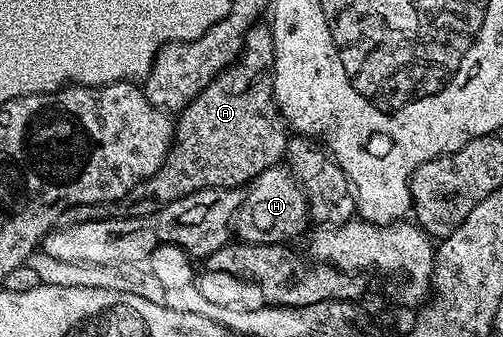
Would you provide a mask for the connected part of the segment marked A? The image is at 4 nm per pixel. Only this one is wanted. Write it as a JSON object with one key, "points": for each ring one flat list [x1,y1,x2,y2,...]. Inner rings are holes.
{"points":[[271,25,250,27,240,57,213,82,206,84,189,106,179,111,174,122,175,141,162,168,116,202,66,208,62,216,58,216,56,226,86,224,86,220,103,218,146,216,199,190,247,187,252,179,266,172,266,168,281,165,288,153,290,130,276,106,272,79,275,59]]}

